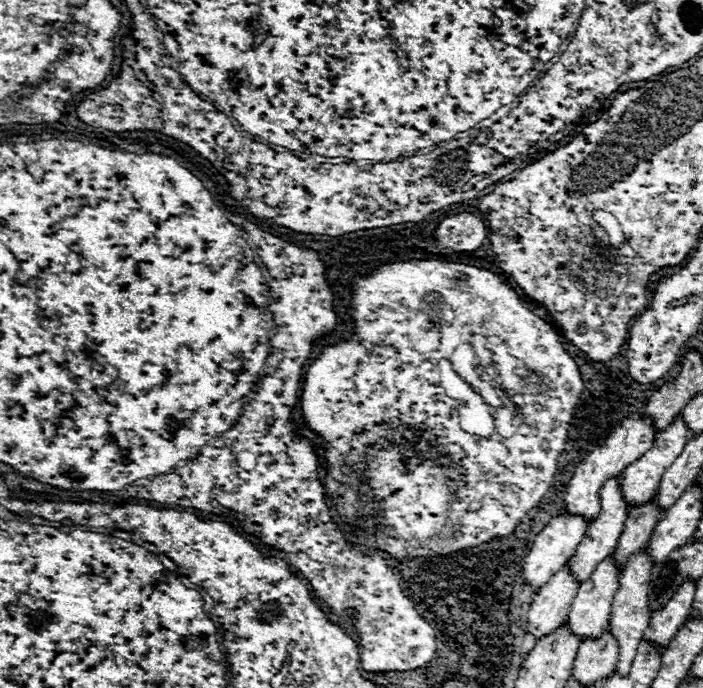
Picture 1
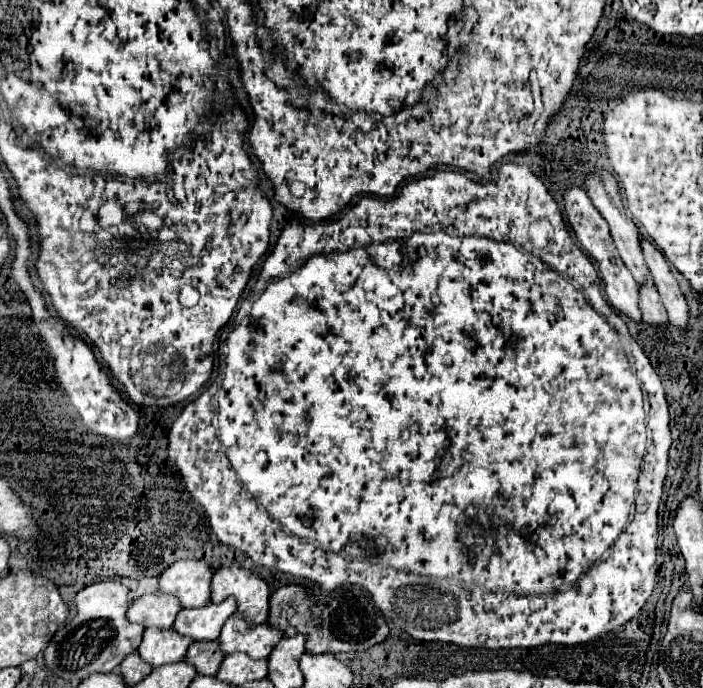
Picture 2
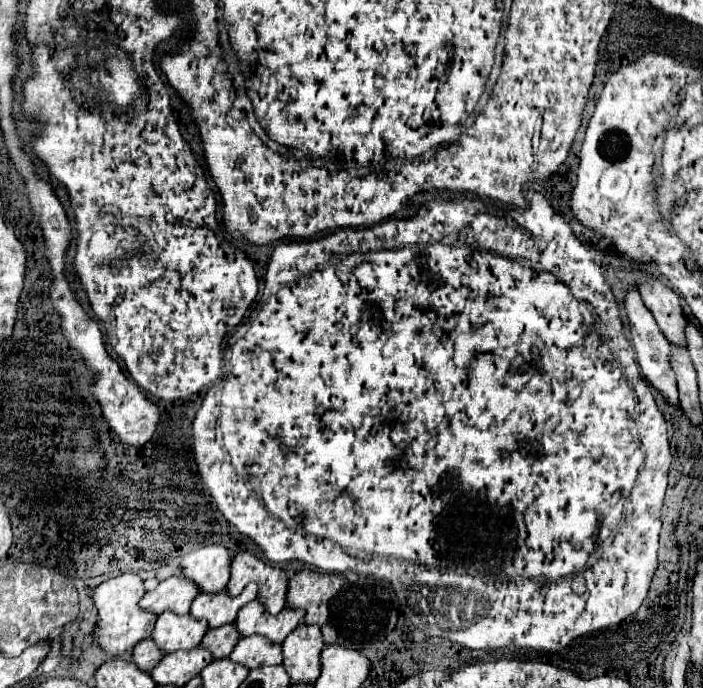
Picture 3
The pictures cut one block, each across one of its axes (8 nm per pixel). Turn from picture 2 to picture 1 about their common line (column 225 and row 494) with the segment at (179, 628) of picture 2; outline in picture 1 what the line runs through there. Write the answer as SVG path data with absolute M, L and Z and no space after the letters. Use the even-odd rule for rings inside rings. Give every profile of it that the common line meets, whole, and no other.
M610 478L610 482L606 482L600 490L600 512L598 512L598 518L590 522L588 530L586 530L586 536L584 540L580 542L580 546L576 548L576 554L572 556L570 560L570 566L572 566L572 574L584 582L592 572L594 568L614 552L616 544L618 544L618 538L624 530L624 522L628 518L628 504L626 500L622 498L622 492L620 492L620 482L618 478Z

